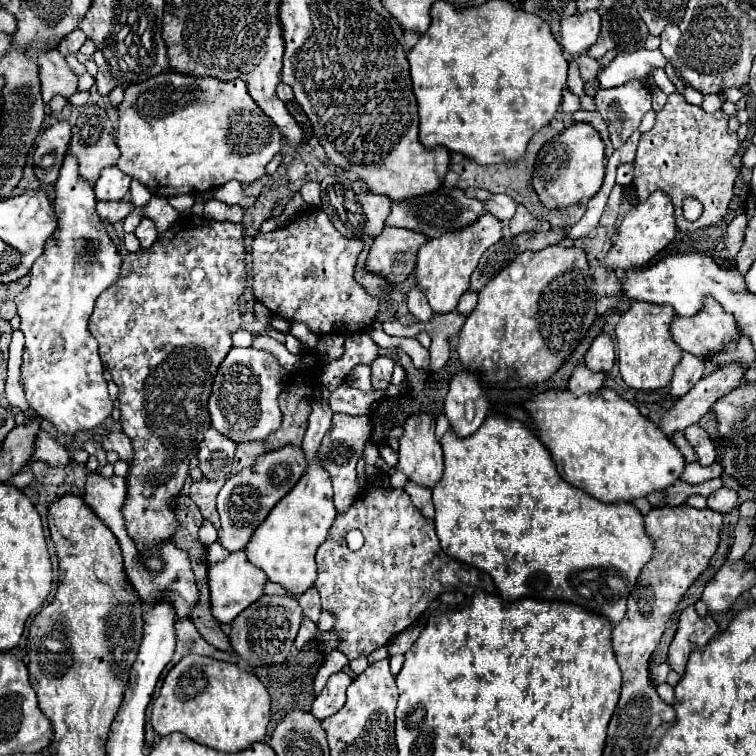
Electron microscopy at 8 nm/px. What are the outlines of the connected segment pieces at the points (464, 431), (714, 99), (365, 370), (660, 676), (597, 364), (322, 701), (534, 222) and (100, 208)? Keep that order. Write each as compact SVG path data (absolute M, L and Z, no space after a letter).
M459 370L449 382L445 396L445 414L457 436L471 436L489 412L489 400L479 384L479 372Z
M709 94L709 96L705 96L701 108L703 108L705 112L717 112L717 110L721 110L721 102L723 102L723 100L725 100L723 94Z
M359 364L349 372L346 382L359 390L371 390L371 368L367 364Z
M663 662L663 664L659 664L659 666L651 666L651 674L649 674L649 678L651 678L651 682L657 686L657 684L663 684L665 682L665 678L667 678L667 674L669 674L669 664L667 662Z
M599 334L587 354L585 354L585 364L595 370L595 372L609 372L615 364L615 346L613 346L613 338L609 334Z
M337 672L337 674L329 676L325 688L313 702L311 712L319 720L325 720L325 718L333 716L335 712L339 712L345 706L345 690L349 684L351 684L351 678L345 672Z
M517 206L515 216L509 220L509 232L515 236L521 232L529 232L529 230L543 230L543 222L535 218L533 214L529 214L525 206Z
M125 200L117 202L97 202L97 212L105 224L113 224L123 220L131 212L131 204Z

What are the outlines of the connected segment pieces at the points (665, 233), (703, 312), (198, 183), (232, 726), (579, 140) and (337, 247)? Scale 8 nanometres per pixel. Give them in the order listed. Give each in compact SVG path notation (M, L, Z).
M659 190L653 192L647 202L635 206L621 222L613 248L605 258L605 266L611 270L627 270L627 268L641 268L645 266L657 252L661 252L671 240L675 238L675 218L673 218L673 204L667 192Z
M705 298L697 314L673 318L671 336L683 352L709 354L711 350L723 352L739 338L739 330L735 318L731 318L715 298Z
M165 72L125 88L125 98L119 106L117 146L121 150L117 168L145 184L151 194L171 198L179 194L203 194L229 180L251 184L263 178L265 166L281 148L281 132L247 94L243 80L219 82L217 78L191 78Z
M189 654L167 674L159 698L153 704L151 724L159 736L181 732L209 748L241 752L265 740L269 704L269 692L255 674L243 672L235 664Z
M575 122L559 136L549 140L537 156L535 174L533 174L533 188L539 194L539 200L547 208L567 208L581 200L593 198L605 176L605 144L599 138L599 132L583 122Z
M309 208L279 230L259 234L253 240L253 294L257 302L265 304L275 316L287 322L303 322L313 334L353 334L367 330L379 314L379 296L369 296L353 278L357 256L363 248L359 238L345 238L335 230L323 210Z

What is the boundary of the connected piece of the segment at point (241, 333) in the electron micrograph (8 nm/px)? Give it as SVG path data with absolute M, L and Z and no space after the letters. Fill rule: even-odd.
M237 330L237 334L233 334L233 344L235 346L251 346L255 340L257 332L247 332L247 330Z

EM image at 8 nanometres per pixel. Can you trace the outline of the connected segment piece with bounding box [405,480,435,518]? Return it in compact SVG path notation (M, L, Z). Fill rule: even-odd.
M407 482L405 484L405 492L411 496L411 502L421 510L423 516L427 518L433 518L435 512L433 512L433 502L431 502L431 490L421 486L421 484L415 484L415 482Z

